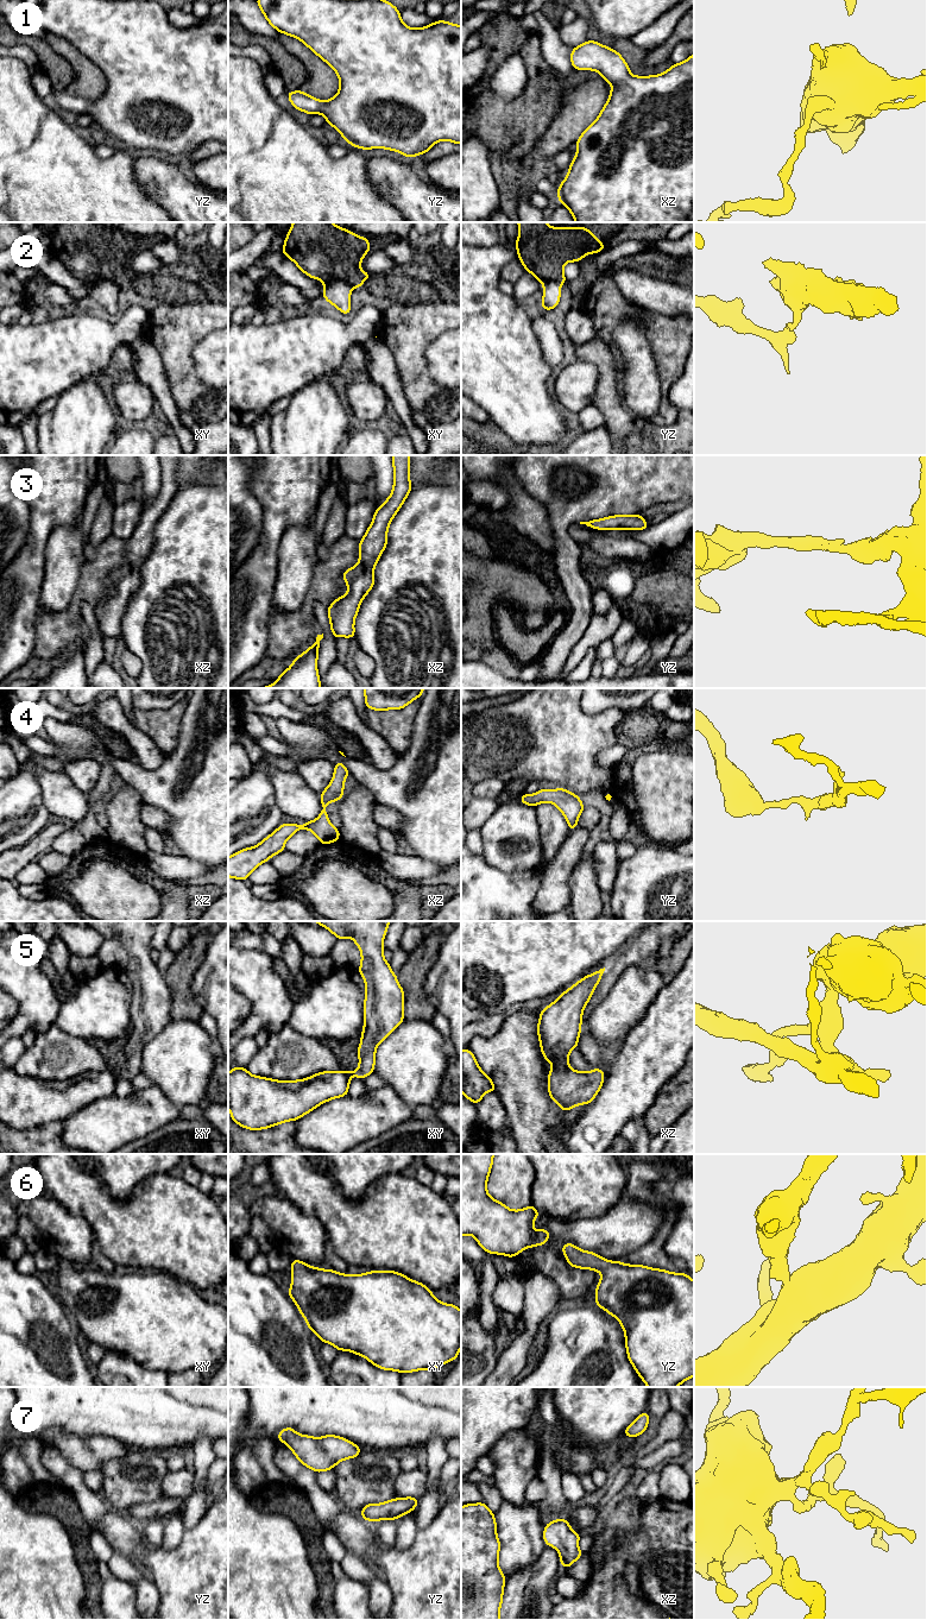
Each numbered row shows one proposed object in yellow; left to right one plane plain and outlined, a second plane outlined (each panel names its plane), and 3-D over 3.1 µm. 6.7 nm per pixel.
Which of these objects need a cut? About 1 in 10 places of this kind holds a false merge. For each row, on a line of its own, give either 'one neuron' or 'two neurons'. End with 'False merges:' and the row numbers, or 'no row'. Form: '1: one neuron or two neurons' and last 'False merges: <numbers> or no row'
1: one neuron
2: one neuron
3: one neuron
4: one neuron
5: one neuron
6: one neuron
7: one neuron
False merges: no row

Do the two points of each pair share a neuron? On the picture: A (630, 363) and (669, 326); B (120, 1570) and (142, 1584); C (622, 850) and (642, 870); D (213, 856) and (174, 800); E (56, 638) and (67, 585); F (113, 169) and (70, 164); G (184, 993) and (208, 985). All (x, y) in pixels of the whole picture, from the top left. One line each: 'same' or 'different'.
A: different
B: same
C: different
D: same
E: different
F: same
G: different

